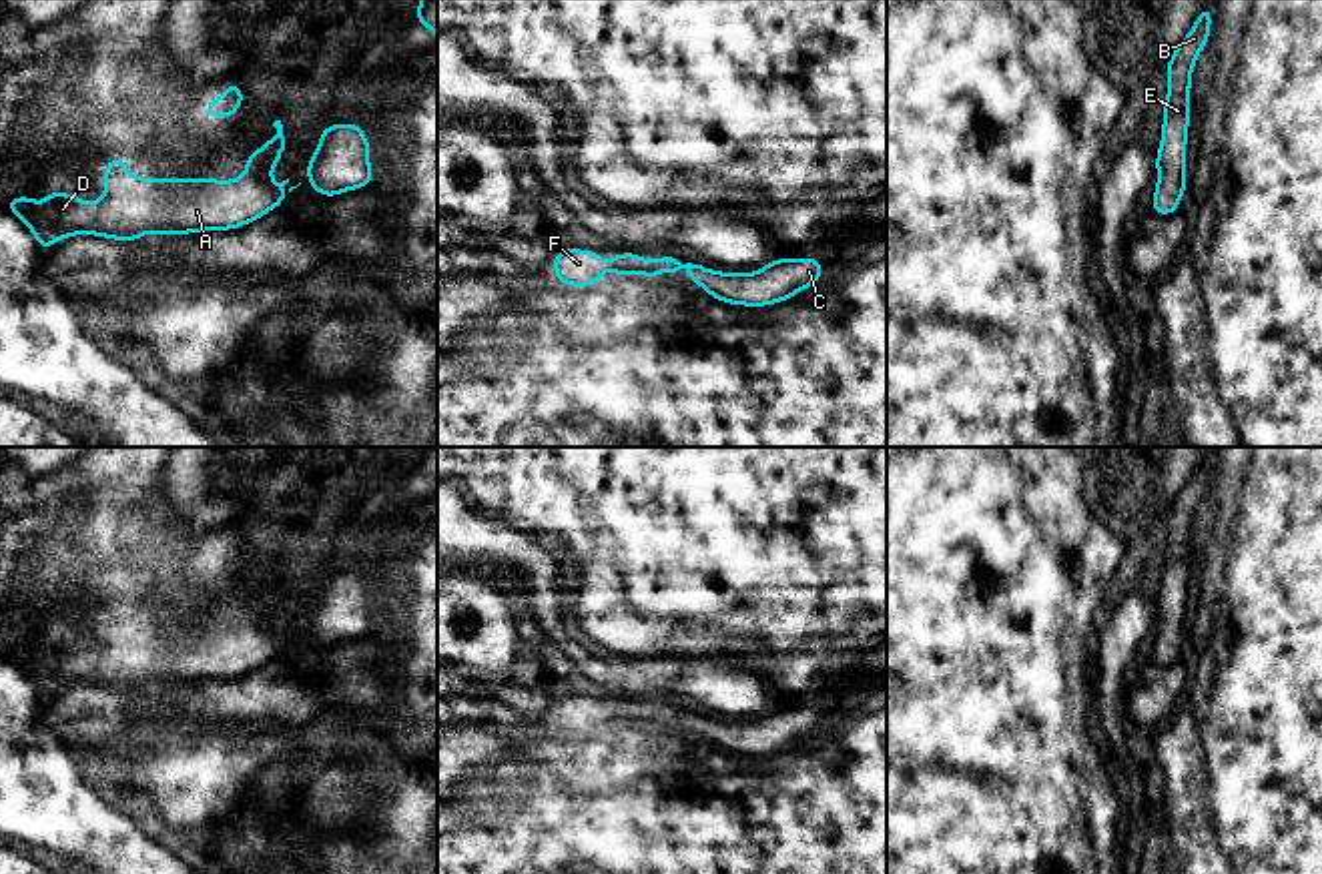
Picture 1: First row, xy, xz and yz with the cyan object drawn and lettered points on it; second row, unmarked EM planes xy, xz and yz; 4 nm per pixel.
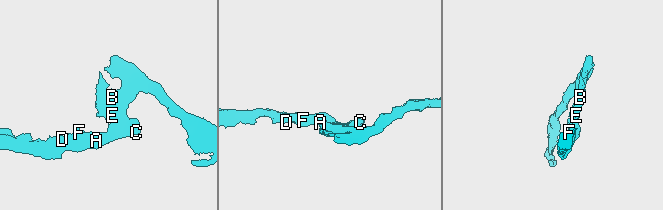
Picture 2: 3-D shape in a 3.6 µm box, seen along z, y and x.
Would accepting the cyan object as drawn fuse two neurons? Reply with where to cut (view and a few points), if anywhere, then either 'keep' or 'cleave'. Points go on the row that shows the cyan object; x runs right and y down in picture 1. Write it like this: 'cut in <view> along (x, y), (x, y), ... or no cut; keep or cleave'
no cut; keep

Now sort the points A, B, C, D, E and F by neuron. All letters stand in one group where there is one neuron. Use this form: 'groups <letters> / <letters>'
groups A B C D E F

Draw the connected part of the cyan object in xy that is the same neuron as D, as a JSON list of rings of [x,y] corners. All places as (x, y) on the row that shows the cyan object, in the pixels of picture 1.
[[[281,120],[273,126],[277,134],[245,158],[245,174],[237,180],[126,176],[130,158],[108,156],[104,196],[94,206],[86,198],[50,190],[42,206],[24,194],[10,196],[4,208],[32,231],[44,255],[56,241],[74,235],[132,243],[150,233],[183,237],[235,231],[277,208],[297,188],[285,192],[289,178],[279,184],[269,178],[285,150]]]

